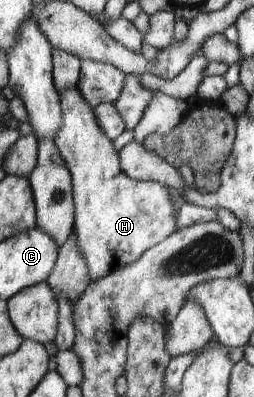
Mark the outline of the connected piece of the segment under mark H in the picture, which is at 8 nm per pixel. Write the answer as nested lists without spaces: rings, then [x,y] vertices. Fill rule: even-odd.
[[[67,87],[58,95],[63,123],[54,142],[71,175],[77,247],[87,261],[92,282],[135,263],[147,249],[177,230],[177,219],[167,187],[137,181],[123,173],[119,152],[99,129],[93,108],[87,105],[77,88]]]

